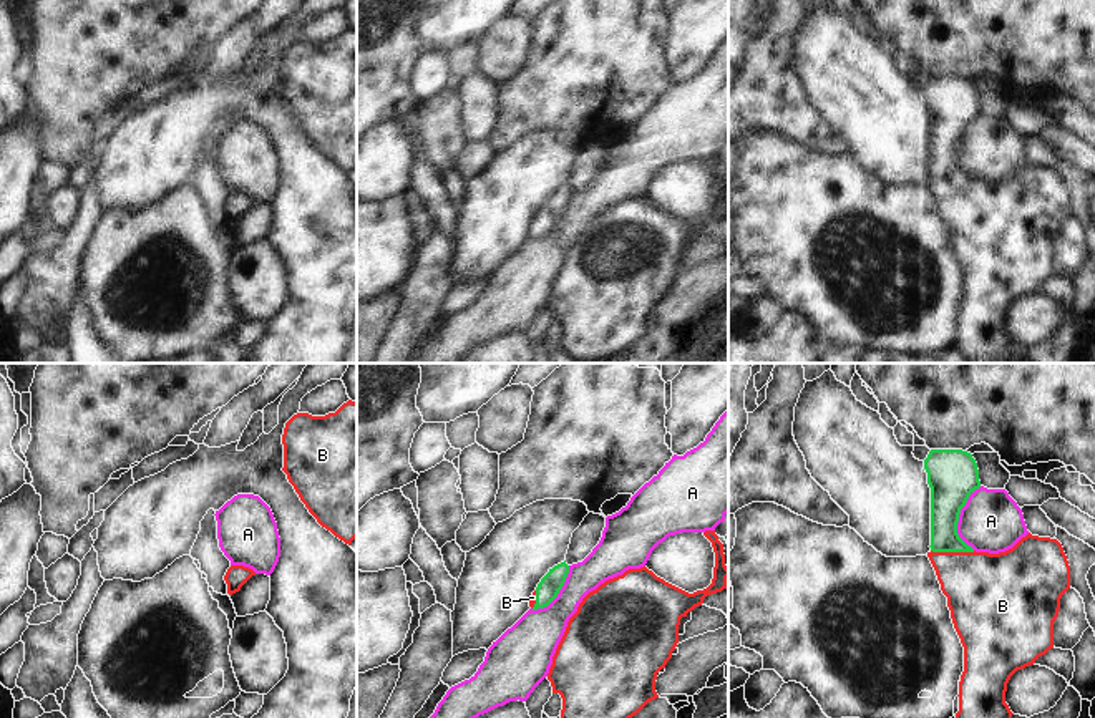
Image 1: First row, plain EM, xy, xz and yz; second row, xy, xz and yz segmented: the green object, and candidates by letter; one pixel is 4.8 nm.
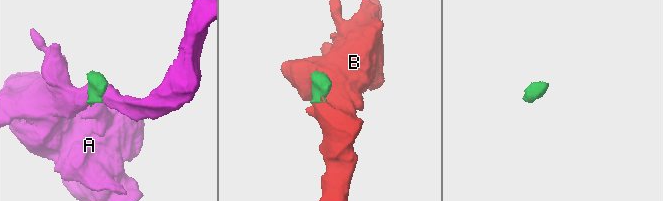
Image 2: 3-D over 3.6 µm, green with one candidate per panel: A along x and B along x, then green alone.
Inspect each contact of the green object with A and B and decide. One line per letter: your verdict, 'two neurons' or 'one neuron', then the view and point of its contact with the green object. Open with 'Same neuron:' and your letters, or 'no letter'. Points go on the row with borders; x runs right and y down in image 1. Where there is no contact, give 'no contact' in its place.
Same neuron: B
A: two neurons; contact yz (958, 518)
B: one neuron; contact yz (953, 551)

